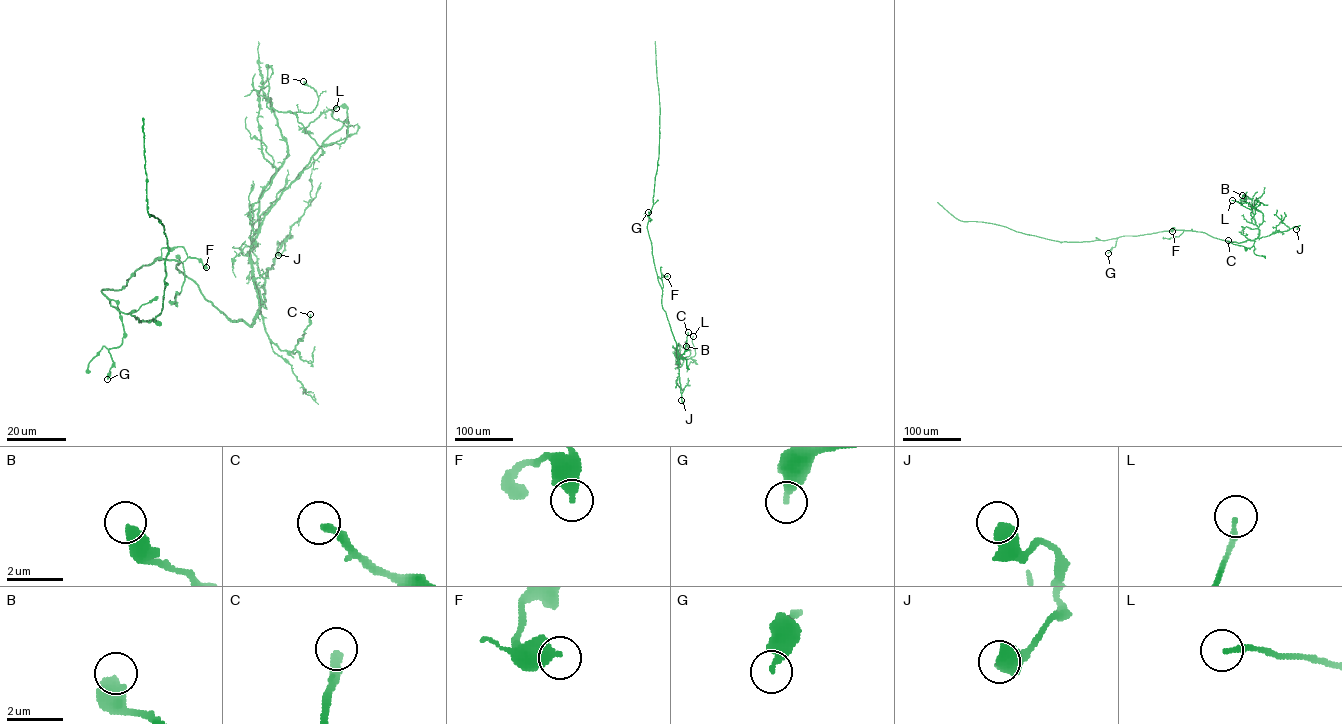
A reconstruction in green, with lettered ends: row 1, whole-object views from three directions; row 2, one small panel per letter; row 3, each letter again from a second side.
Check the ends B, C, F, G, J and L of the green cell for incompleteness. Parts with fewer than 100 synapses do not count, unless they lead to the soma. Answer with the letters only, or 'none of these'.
none of these

